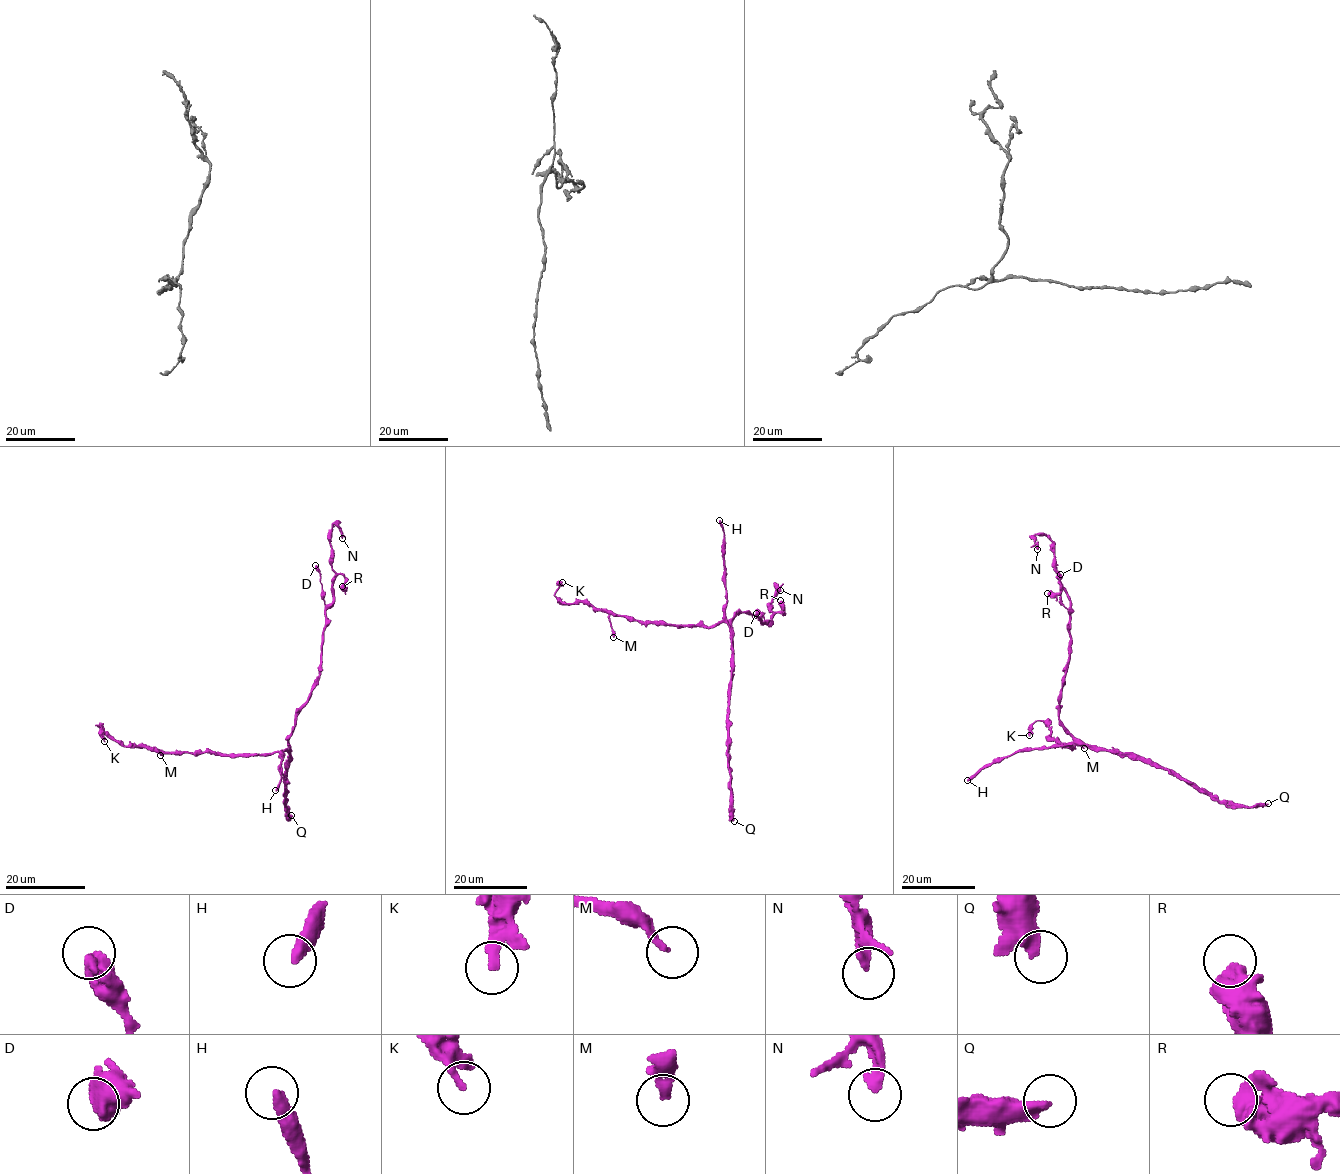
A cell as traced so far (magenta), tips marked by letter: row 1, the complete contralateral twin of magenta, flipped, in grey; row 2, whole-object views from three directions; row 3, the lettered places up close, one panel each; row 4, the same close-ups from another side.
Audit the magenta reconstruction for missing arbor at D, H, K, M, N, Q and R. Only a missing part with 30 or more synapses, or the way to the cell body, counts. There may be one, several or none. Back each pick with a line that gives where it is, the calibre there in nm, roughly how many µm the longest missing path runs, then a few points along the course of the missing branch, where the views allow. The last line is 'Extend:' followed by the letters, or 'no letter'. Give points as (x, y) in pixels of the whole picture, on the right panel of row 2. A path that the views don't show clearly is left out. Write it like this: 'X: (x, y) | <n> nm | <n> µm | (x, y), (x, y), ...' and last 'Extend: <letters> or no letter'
H: (967, 780) | 420 nm | 35 µm | (967, 780), (956, 782), (936, 794), (922, 808), (901, 808)
Extend: H

